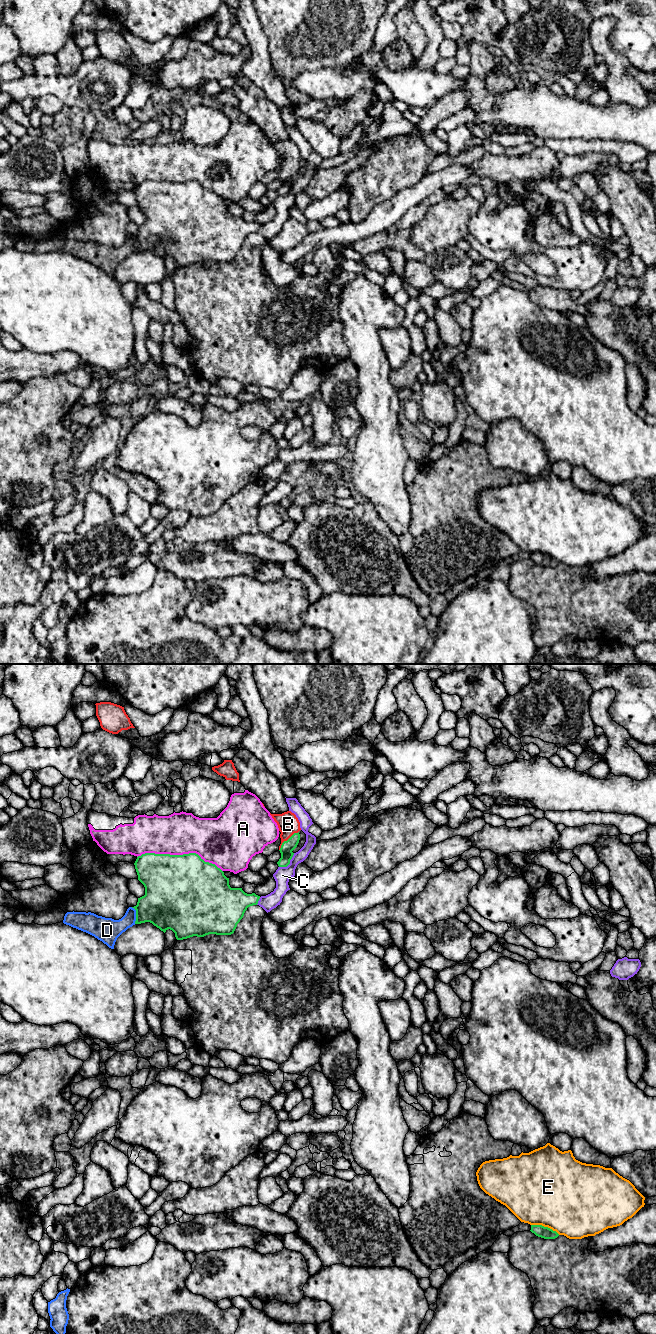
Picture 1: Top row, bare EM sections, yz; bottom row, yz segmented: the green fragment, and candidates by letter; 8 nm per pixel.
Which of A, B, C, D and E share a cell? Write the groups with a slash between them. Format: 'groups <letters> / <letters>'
groups A / B / C / D / E

